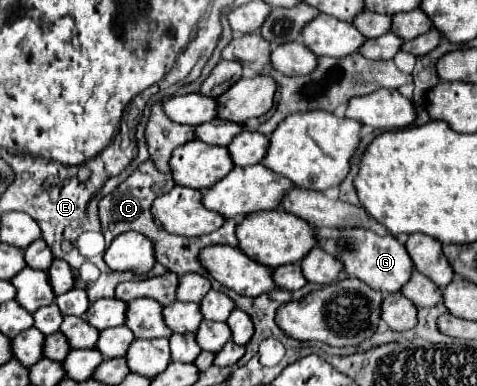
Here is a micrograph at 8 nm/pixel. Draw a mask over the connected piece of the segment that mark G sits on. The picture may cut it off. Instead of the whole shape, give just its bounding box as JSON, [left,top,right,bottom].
[316,228,414,294]

